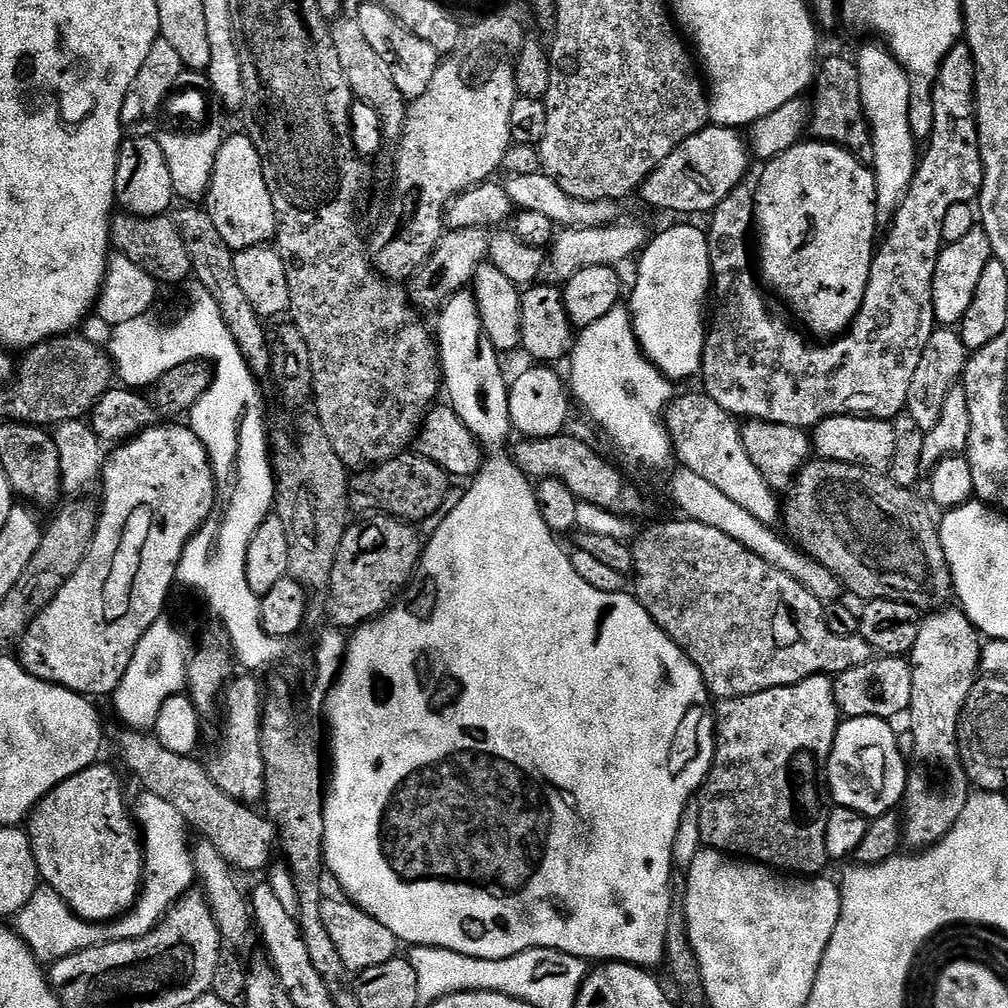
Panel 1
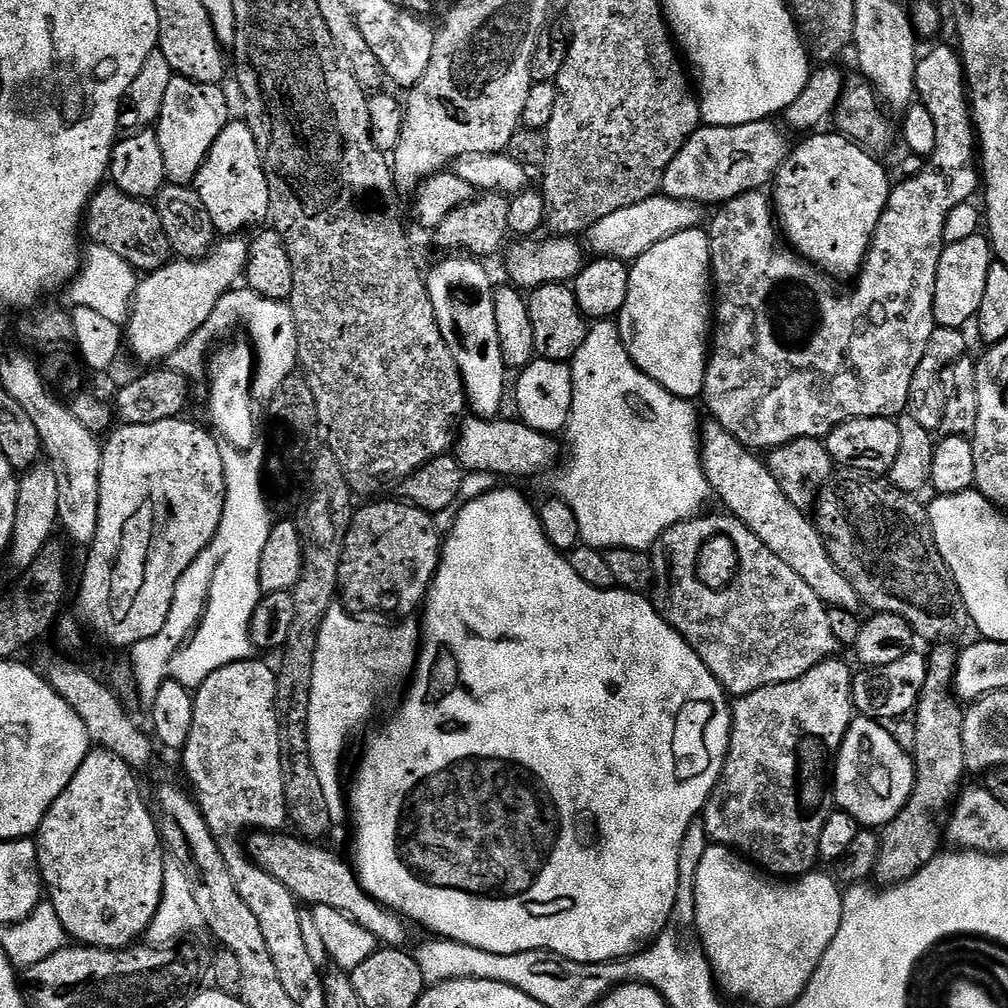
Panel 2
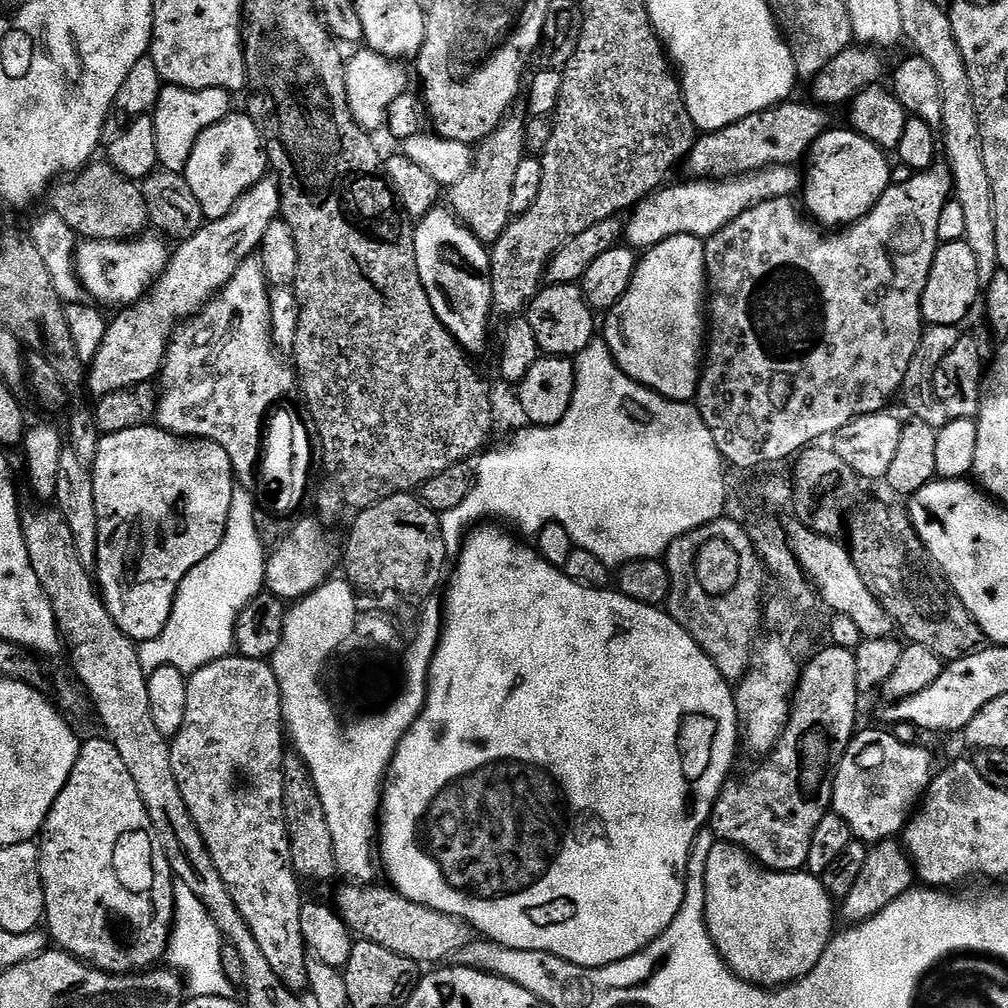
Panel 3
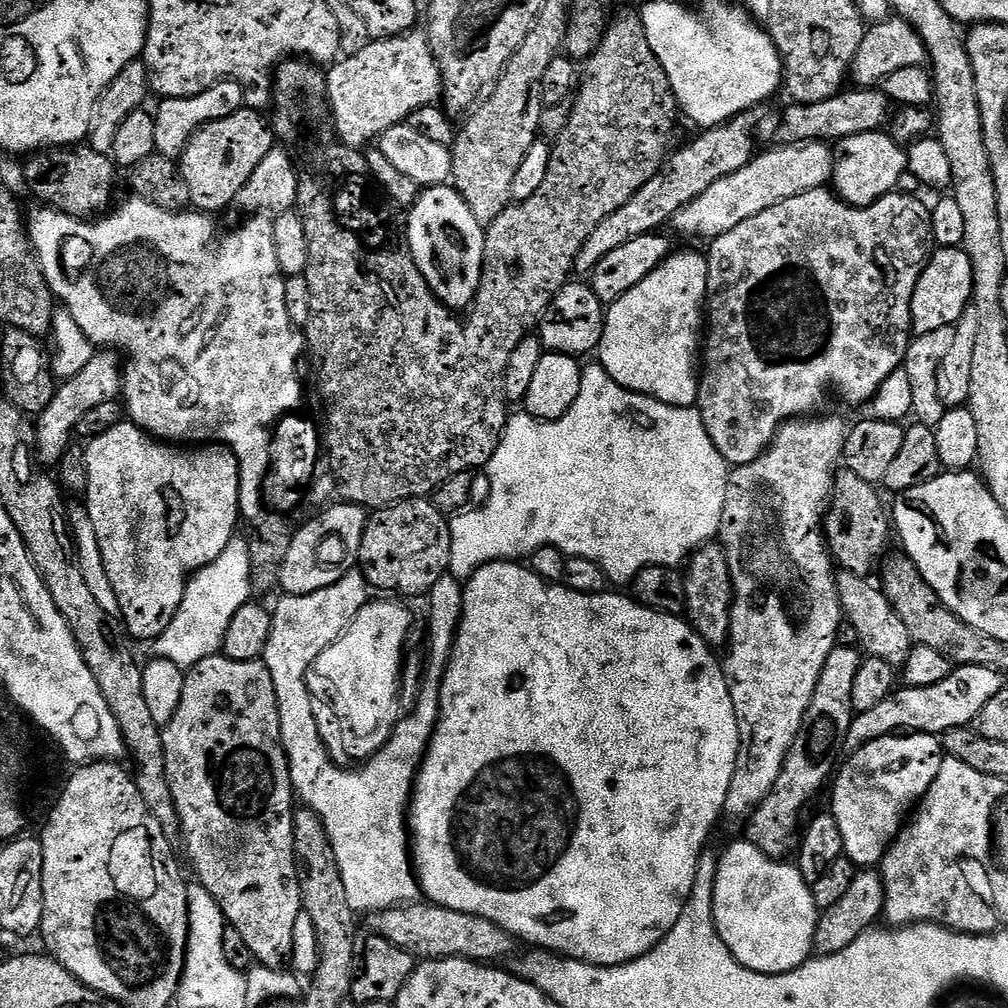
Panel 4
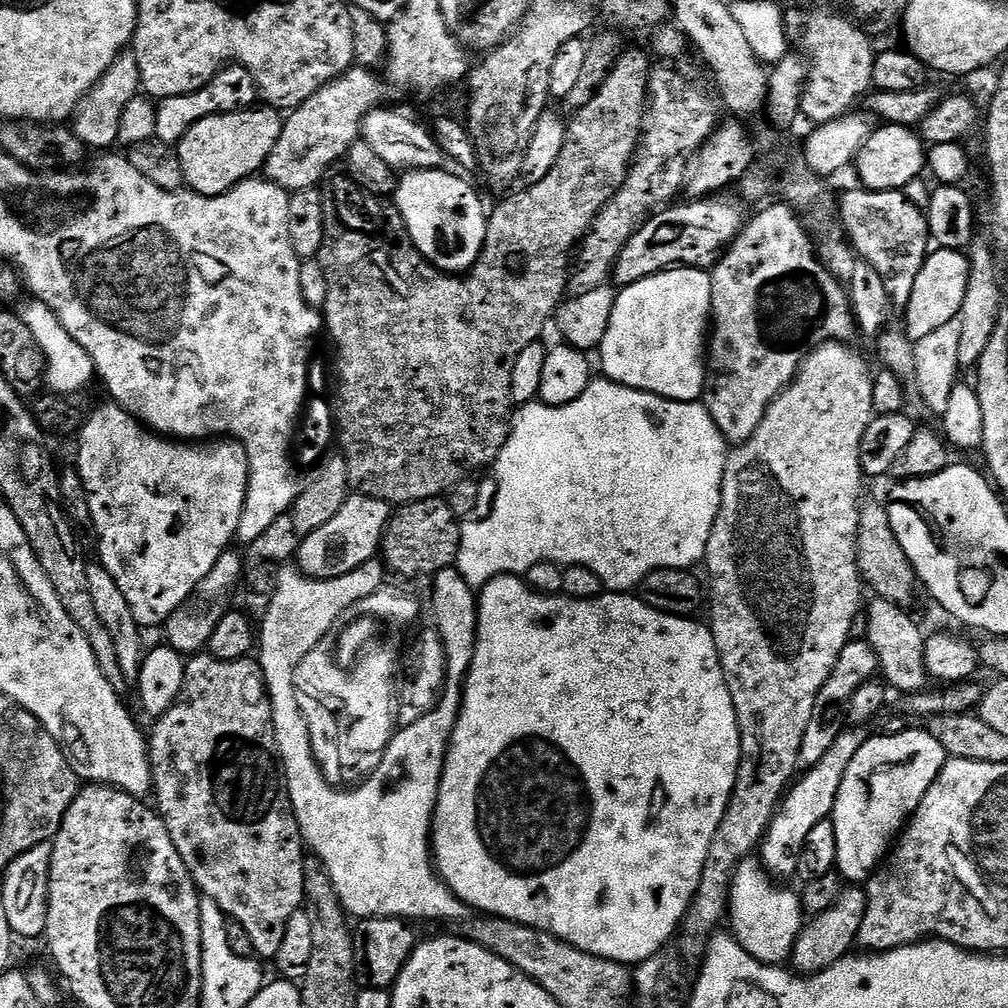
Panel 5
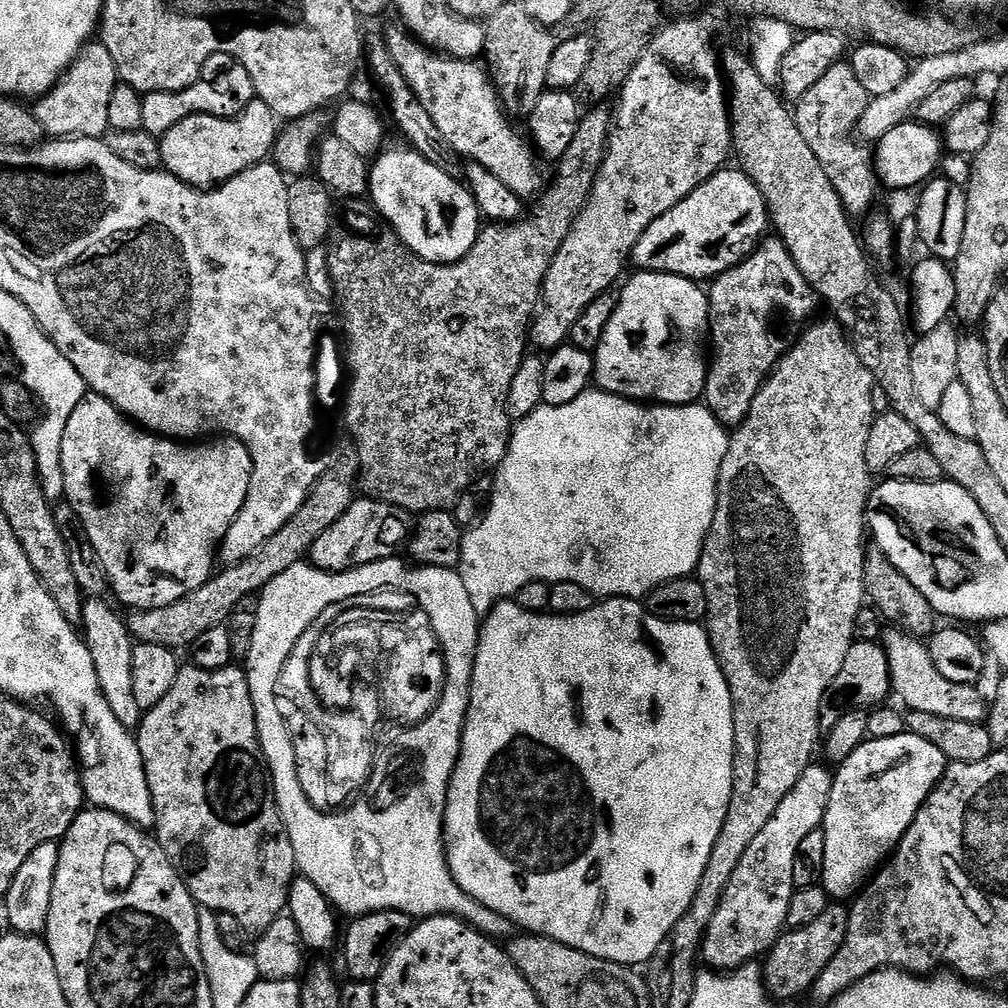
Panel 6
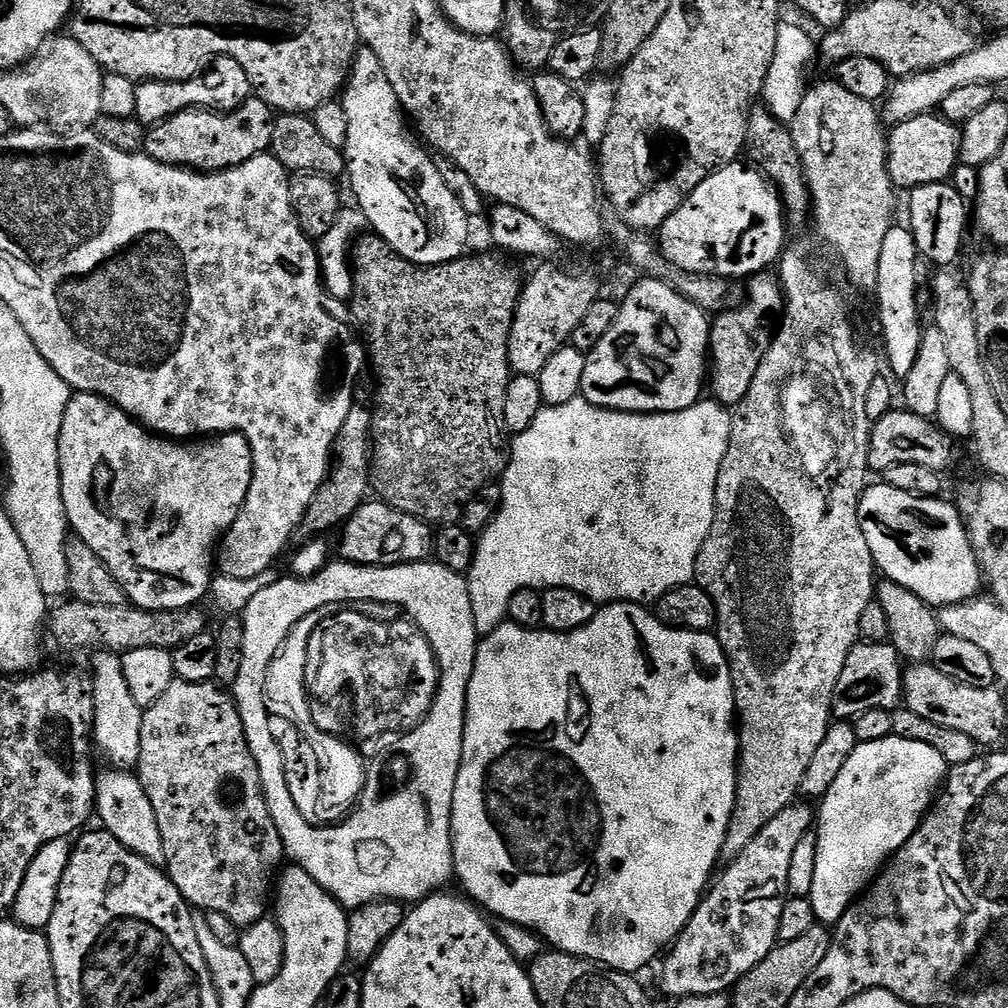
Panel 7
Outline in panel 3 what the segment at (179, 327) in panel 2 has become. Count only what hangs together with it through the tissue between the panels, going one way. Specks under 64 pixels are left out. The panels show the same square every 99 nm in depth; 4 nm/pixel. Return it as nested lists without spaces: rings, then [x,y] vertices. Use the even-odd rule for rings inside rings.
[[[271,179],[258,181],[226,218],[209,220],[195,235],[187,237],[177,252],[175,249],[168,269],[156,279],[144,299],[111,317],[97,356],[86,372],[86,388],[93,392],[93,397],[159,377],[178,325],[200,312],[236,276],[242,262],[248,260],[259,249],[262,238],[266,238],[270,222],[280,216],[280,185]]]

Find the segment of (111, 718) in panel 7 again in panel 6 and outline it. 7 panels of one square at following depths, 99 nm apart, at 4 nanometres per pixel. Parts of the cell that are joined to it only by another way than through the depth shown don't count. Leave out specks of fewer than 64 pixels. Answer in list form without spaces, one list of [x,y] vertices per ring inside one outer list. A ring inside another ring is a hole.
[[[88,598],[84,602],[84,615],[82,617],[82,639],[88,645],[90,658],[93,659],[94,670],[97,674],[98,686],[106,700],[110,710],[114,712],[114,718],[129,730],[139,729],[142,719],[142,710],[138,706],[138,698],[134,698],[134,670],[132,669],[132,650],[134,641],[128,633],[127,625],[122,621],[122,616],[115,612],[104,598]]]

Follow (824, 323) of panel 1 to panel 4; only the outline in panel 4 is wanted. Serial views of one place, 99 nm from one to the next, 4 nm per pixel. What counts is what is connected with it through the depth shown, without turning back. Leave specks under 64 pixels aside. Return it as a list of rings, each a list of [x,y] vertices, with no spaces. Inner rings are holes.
[[[887,131],[854,134],[845,140],[835,141],[830,184],[840,199],[857,208],[864,208],[897,191],[899,184],[896,183],[905,179],[907,166],[907,151]]]

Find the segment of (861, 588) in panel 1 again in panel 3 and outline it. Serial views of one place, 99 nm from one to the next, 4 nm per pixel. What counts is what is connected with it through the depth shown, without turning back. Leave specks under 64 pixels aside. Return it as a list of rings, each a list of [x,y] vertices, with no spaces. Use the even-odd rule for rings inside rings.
[[[863,504],[847,517],[846,547],[852,554],[854,566],[858,566],[858,574],[862,574],[862,582],[870,586],[870,594],[874,594],[886,614],[890,614],[893,625],[899,631],[900,628],[904,631],[903,639],[918,646],[926,646],[926,650],[934,650],[934,654],[938,654],[938,658],[945,662],[960,660],[977,651],[985,643],[984,631],[970,610],[966,610],[966,606],[958,599],[956,591],[934,567],[907,511],[903,507],[895,508],[892,504]]]

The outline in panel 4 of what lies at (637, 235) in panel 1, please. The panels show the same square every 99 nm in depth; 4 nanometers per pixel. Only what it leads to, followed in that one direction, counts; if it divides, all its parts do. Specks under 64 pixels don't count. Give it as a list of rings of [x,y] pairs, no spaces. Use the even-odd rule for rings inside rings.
[[[806,140],[769,148],[772,148],[769,152],[762,153],[763,151],[761,151],[759,154],[753,155],[752,161],[746,166],[742,166],[742,170],[738,170],[726,178],[718,178],[718,182],[714,182],[714,186],[710,186],[708,190],[698,194],[698,198],[694,198],[694,202],[682,206],[682,210],[678,210],[672,216],[671,227],[676,227],[684,236],[715,238],[726,234],[726,230],[734,230],[734,226],[746,222],[746,218],[754,218],[754,214],[762,214],[762,210],[766,210],[778,202],[786,202],[786,198],[794,198],[806,190],[825,187],[831,181],[833,149],[825,141]]]

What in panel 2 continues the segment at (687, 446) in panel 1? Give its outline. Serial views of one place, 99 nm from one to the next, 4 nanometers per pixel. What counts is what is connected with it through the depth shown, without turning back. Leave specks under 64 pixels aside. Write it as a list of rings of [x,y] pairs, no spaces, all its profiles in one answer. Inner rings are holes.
[[[708,418],[703,421],[700,434],[700,464],[712,488],[712,496],[725,504],[727,511],[736,519],[741,520],[751,532],[774,550],[814,594],[827,604],[829,608],[841,608],[859,613],[862,608],[860,595],[850,586],[850,582],[834,566],[830,554],[826,550],[824,540],[815,523],[806,517],[805,509],[794,506],[786,494],[782,494],[782,486],[770,474],[765,461],[760,460],[755,451],[742,446],[728,430],[722,430],[717,420]]]

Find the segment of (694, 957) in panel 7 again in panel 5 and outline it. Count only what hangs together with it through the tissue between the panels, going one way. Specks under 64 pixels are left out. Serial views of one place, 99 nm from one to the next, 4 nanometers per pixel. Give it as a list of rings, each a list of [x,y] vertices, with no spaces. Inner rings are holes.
[[[848,726],[837,735],[834,746],[826,750],[825,756],[803,774],[785,791],[776,815],[764,831],[764,838],[758,849],[758,859],[765,872],[773,878],[797,875],[796,867],[800,861],[802,846],[806,846],[806,837],[818,822],[829,819],[842,786],[842,778],[858,750],[870,739],[869,729],[864,726]]]

